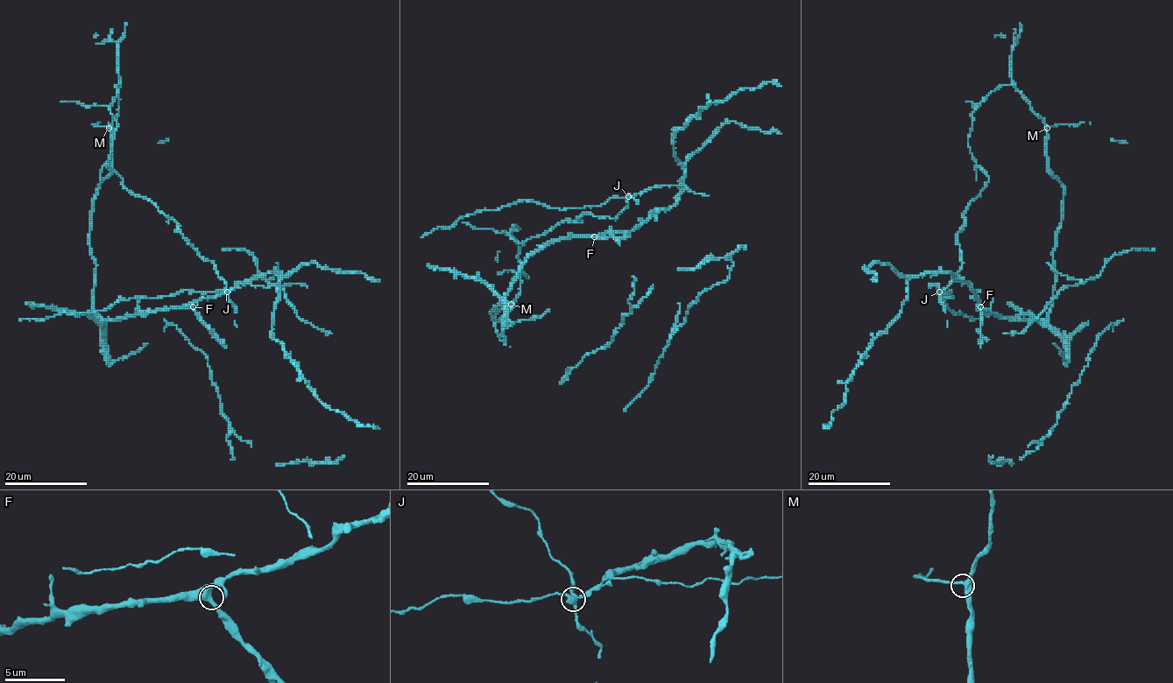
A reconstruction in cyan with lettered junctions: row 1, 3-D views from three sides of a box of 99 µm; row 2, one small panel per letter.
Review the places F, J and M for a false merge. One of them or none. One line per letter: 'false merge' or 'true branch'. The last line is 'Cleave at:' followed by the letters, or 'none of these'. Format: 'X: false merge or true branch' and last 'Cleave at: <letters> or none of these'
F: true branch
J: false merge
M: true branch
Cleave at: J

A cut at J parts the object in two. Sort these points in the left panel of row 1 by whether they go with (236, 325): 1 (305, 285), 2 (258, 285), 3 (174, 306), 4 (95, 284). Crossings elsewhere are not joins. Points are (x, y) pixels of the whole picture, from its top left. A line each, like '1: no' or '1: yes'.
1: no
2: no
3: yes
4: yes

